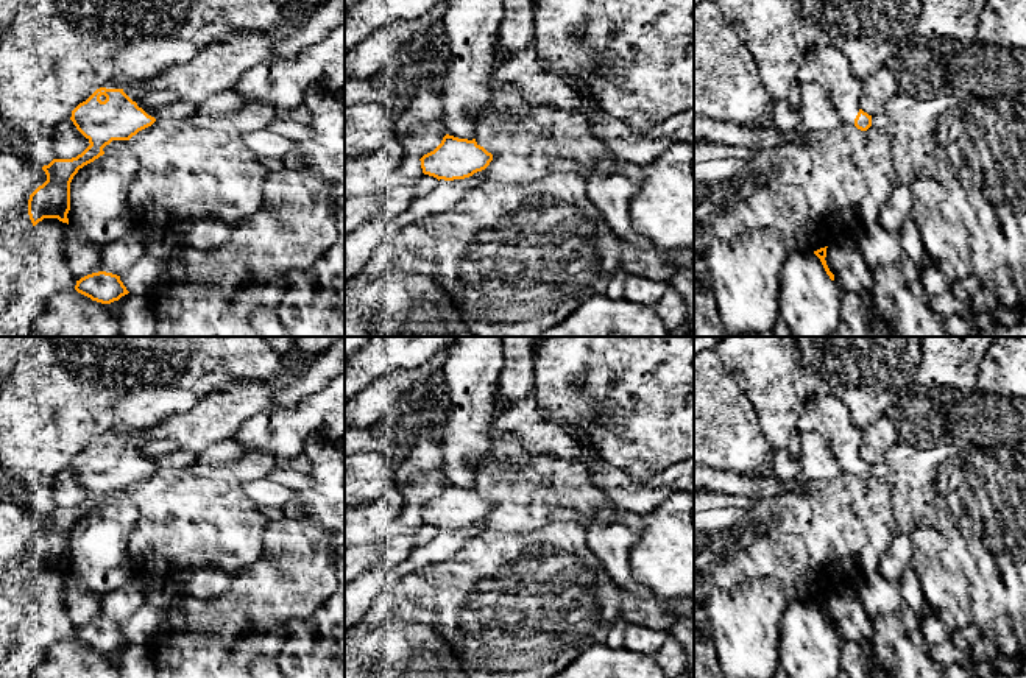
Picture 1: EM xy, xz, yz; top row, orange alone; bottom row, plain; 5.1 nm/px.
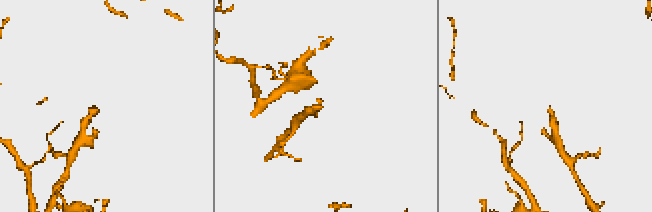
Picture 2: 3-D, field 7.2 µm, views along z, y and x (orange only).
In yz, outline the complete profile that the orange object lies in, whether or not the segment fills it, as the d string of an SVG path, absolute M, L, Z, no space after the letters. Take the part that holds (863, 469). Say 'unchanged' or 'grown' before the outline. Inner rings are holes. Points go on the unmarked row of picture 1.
grown | M834 396L809 397L797 430L822 435L844 472L854 474L861 480L872 475L872 464L861 458L862 430L853 424L848 410Z

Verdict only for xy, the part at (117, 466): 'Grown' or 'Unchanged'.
Grown

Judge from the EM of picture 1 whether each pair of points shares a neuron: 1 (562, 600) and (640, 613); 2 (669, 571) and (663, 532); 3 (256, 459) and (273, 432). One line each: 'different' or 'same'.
1: same
2: same
3: different

